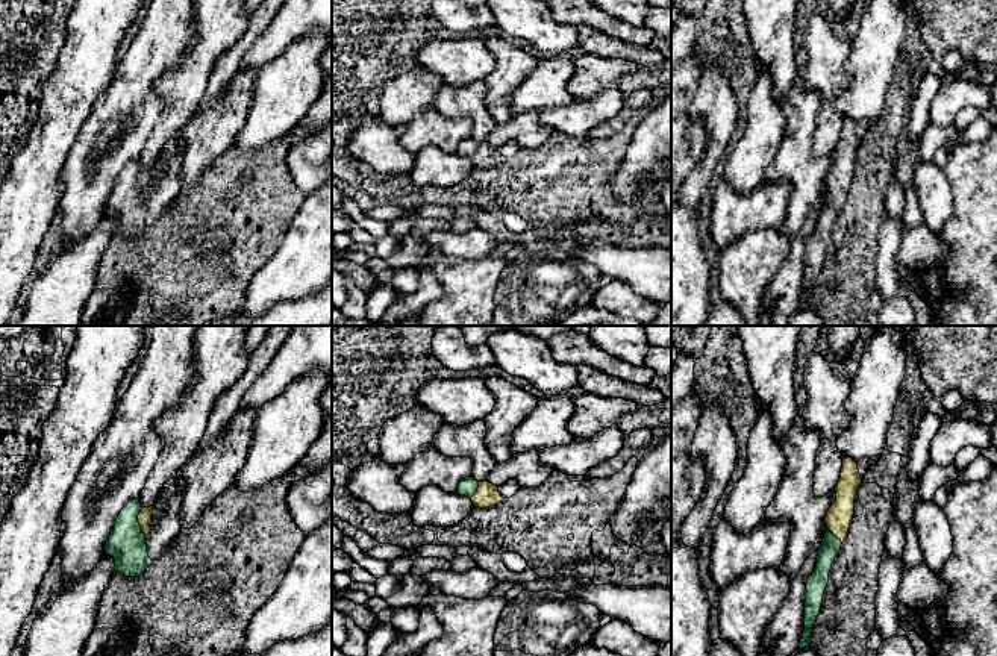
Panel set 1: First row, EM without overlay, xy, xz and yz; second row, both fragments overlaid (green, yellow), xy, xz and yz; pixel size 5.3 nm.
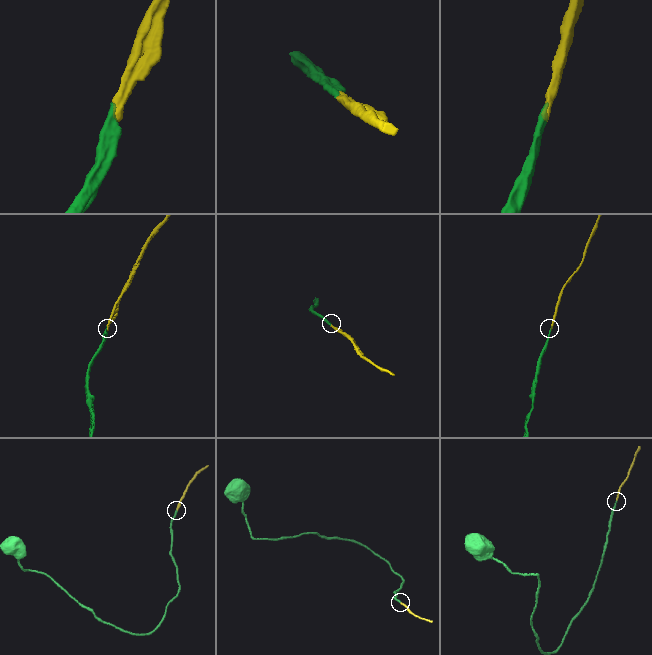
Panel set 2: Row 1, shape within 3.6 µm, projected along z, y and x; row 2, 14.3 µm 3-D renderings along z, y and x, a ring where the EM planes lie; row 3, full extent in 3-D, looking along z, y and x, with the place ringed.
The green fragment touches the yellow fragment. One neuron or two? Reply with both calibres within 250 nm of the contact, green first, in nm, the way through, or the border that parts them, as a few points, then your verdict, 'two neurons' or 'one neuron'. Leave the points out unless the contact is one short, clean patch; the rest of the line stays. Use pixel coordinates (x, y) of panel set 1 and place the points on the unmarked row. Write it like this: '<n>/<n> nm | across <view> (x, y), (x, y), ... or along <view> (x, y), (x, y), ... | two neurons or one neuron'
200/80 nm | across xy (126, 205), (129, 191), (137, 182), (144, 179) | one neuron

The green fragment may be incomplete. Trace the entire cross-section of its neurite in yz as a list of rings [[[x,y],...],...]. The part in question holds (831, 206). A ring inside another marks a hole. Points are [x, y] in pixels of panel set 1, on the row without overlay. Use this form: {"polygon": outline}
{"polygon": [[[842,118],[841,138],[835,148],[832,165],[826,176],[826,194],[817,215],[817,227],[806,242],[805,291],[799,309],[811,306],[812,288],[820,274],[829,233],[855,174],[855,159],[862,138],[852,118]]]}

